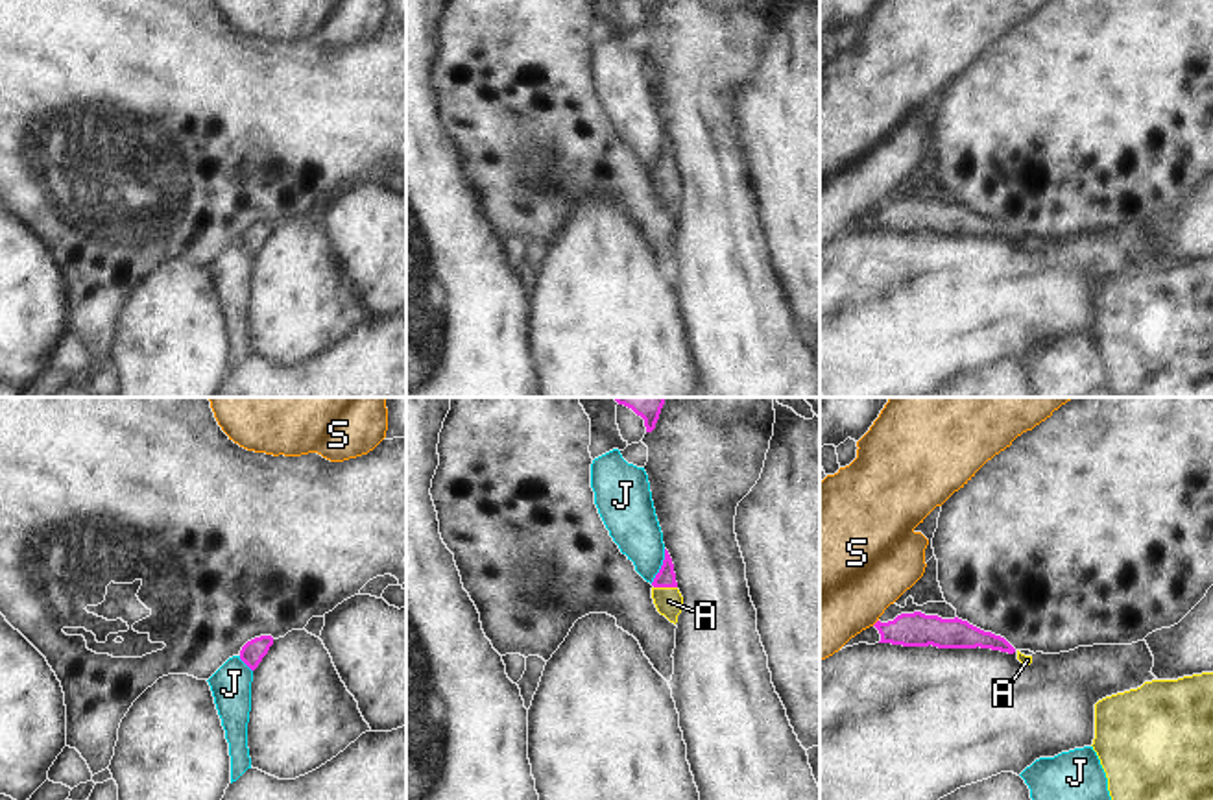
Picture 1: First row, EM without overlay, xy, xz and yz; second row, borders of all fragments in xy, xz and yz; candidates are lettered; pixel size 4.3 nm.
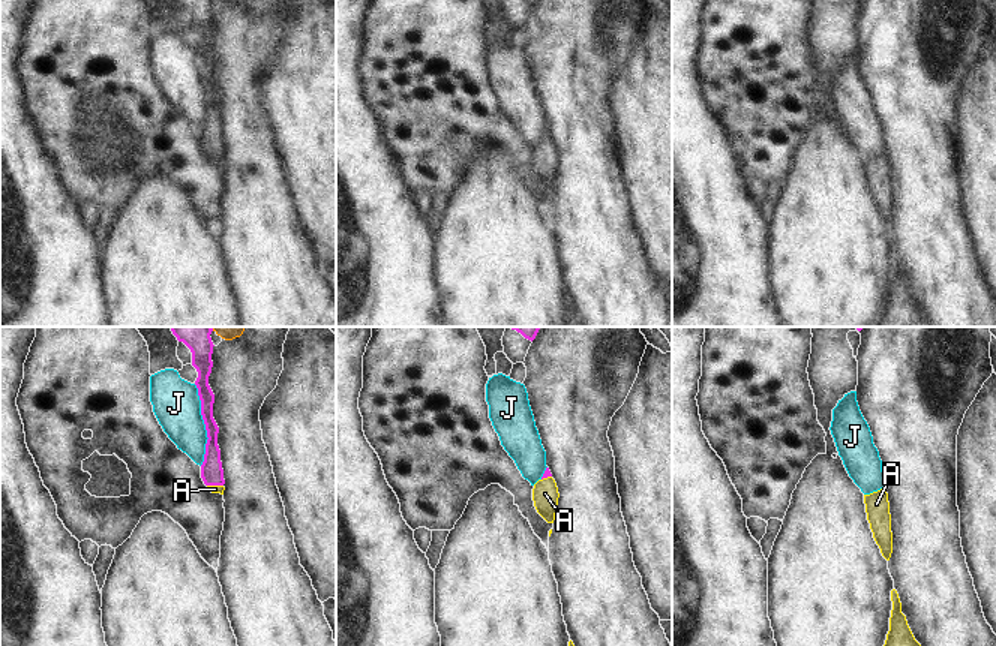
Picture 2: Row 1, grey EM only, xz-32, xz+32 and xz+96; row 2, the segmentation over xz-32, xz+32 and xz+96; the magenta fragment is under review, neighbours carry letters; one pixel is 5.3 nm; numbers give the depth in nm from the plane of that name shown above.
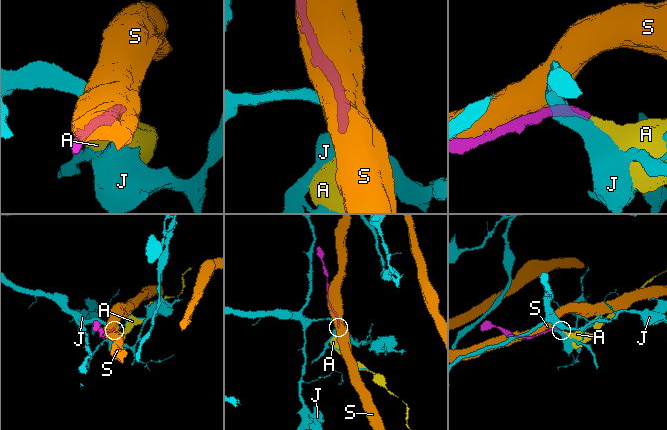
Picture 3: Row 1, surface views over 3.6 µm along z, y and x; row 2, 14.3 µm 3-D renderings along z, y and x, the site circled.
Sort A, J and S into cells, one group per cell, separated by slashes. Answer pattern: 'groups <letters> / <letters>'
groups A / J / S

